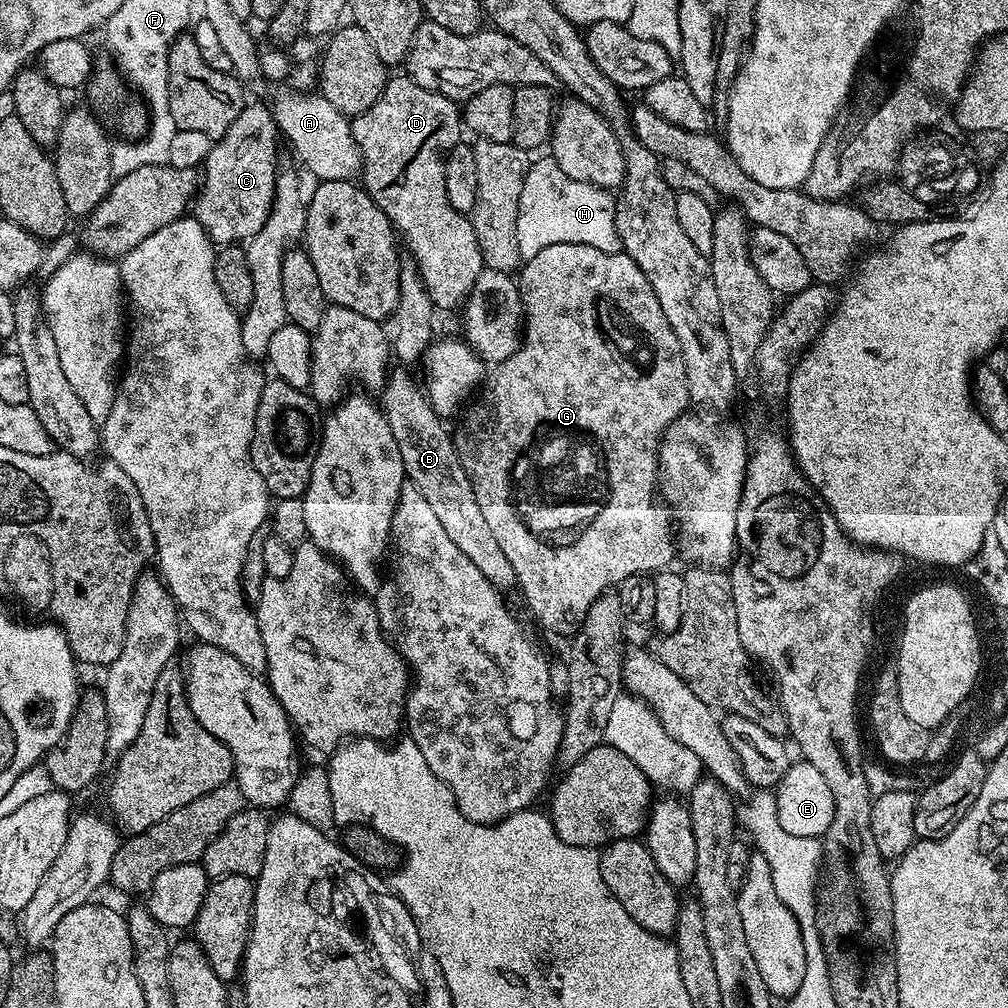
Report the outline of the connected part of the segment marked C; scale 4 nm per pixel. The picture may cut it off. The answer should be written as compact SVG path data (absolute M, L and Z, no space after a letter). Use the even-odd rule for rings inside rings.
M249 103L230 124L224 136L213 143L210 154L202 165L202 183L190 208L191 215L204 227L213 245L243 245L254 234L258 234L258 230L262 230L276 197L276 138L278 139L278 129L276 121L272 119L271 107L267 103Z

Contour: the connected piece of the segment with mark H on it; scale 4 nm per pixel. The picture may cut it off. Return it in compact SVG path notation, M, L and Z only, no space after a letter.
M551 156L529 165L519 199L518 248L521 259L528 259L550 245L574 242L594 246L603 252L619 252L616 229L616 201L613 193L590 183L566 176Z

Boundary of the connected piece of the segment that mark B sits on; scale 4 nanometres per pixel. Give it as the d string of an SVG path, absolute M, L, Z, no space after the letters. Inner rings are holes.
M393 367L382 389L382 411L386 422L390 422L394 442L398 442L398 454L402 454L407 483L422 493L447 536L456 543L458 550L462 550L462 554L466 554L466 558L470 558L470 562L474 562L474 566L478 566L478 570L482 570L482 574L486 574L495 588L515 589L514 566L510 566L506 554L502 554L490 525L486 518L482 518L482 510L478 510L478 498L474 498L474 486L470 486L470 478L466 478L466 470L462 470L453 433L444 429L445 421L432 409L427 391L408 372L411 371L407 367Z

